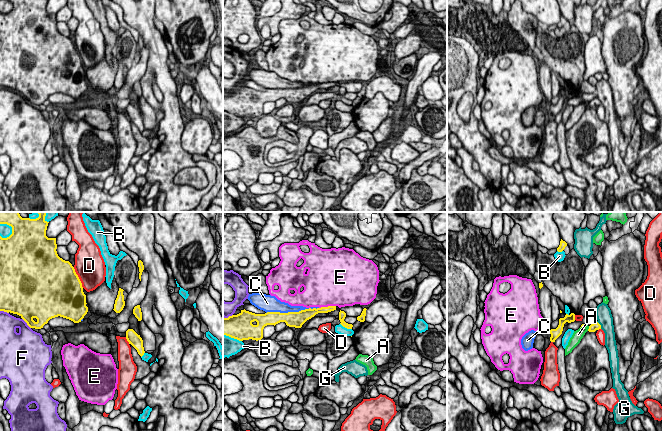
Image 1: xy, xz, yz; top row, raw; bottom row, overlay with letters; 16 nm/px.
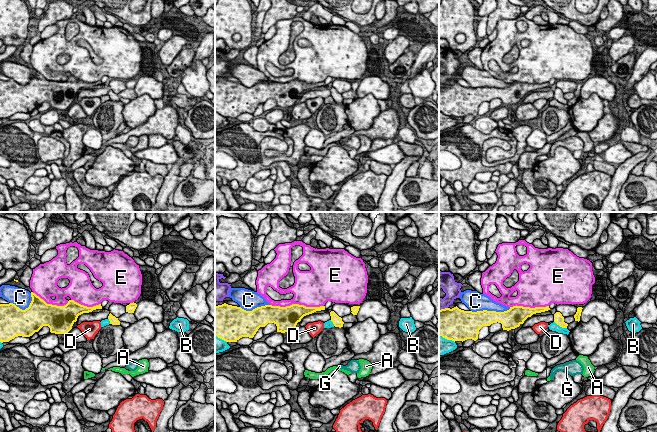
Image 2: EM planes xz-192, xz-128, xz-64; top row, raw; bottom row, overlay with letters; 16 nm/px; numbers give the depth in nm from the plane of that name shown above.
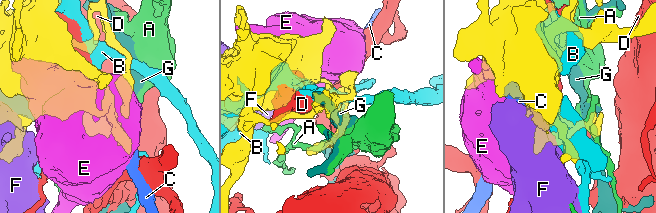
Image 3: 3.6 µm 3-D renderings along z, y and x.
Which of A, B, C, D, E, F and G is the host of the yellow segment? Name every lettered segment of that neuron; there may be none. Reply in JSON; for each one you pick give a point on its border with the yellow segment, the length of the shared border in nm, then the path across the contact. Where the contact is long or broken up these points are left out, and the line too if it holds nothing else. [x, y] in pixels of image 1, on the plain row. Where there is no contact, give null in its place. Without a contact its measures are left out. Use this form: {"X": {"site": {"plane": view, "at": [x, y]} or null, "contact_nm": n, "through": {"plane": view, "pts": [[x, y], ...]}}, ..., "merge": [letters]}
{"merge": []}

